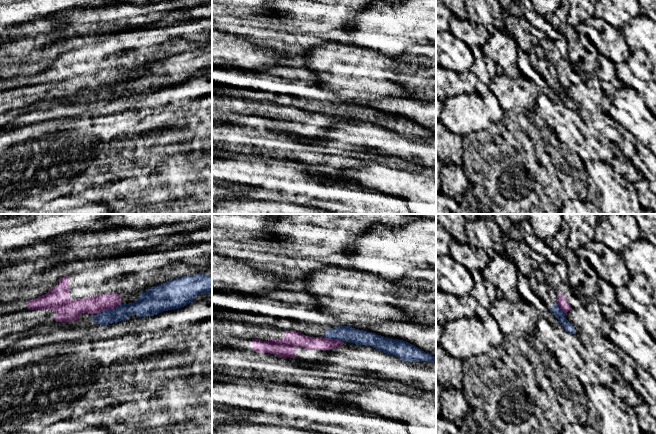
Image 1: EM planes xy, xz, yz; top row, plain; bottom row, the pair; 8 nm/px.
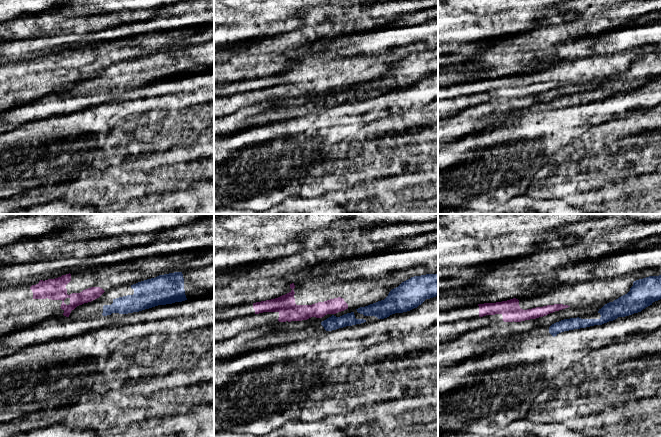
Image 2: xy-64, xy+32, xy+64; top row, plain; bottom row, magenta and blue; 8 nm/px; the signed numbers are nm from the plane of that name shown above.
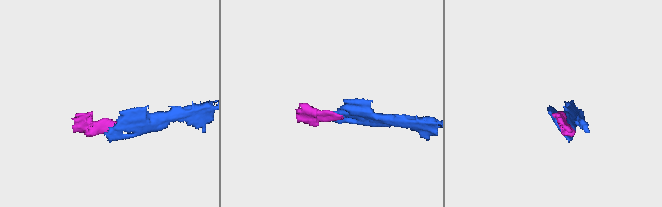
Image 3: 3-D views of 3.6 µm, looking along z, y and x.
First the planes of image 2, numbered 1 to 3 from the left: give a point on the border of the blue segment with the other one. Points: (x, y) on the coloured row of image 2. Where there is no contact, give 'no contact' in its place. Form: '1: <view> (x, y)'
1: no contact
2: no contact
3: no contact

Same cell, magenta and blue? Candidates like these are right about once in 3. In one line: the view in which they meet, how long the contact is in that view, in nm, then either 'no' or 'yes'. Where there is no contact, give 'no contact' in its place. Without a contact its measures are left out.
meets magenta in xy; contact 200 nm long; no

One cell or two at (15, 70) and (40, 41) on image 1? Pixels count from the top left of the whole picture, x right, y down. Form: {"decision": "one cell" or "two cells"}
{"decision": "one cell"}

